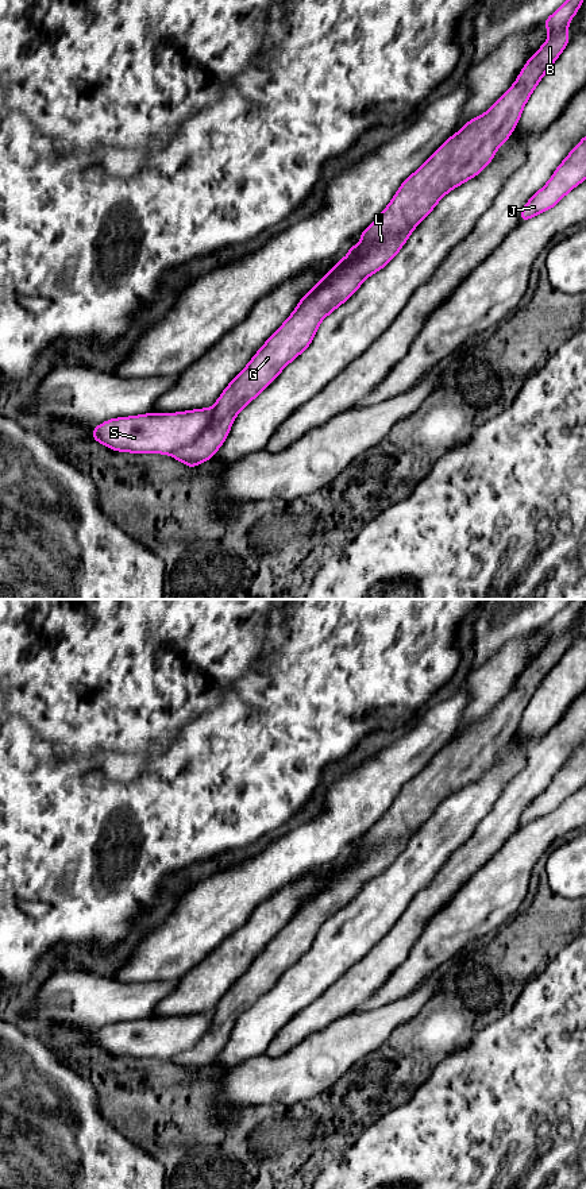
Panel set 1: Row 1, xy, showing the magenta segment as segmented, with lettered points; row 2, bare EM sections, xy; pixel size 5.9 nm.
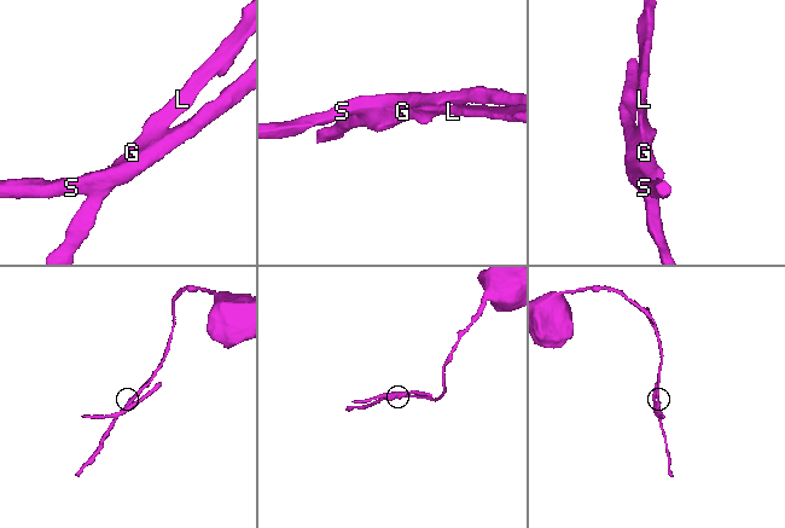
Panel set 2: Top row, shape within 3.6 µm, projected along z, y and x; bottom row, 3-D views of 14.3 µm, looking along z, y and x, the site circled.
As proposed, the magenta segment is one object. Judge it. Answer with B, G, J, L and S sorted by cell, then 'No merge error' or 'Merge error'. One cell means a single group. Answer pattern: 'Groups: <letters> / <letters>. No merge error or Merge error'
Groups: B G L / J S. Merge error

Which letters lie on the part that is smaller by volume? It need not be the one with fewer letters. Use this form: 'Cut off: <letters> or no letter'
Cut off: J, S

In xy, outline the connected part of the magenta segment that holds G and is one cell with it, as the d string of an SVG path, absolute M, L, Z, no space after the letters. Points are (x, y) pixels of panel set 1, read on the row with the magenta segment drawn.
M567 0L543 24L550 31L545 43L529 58L520 72L516 82L483 115L466 121L462 131L452 134L428 161L409 175L400 186L389 205L361 233L361 246L350 246L348 256L342 258L298 302L288 320L267 339L250 363L239 372L217 398L212 421L193 444L174 451L171 456L194 468L197 464L212 459L225 441L238 413L265 390L278 374L302 351L305 351L325 316L346 302L362 285L362 281L385 267L409 239L412 231L425 219L436 204L454 188L478 175L491 162L498 147L514 131L524 105L567 46L568 22L578 13L583 0Z

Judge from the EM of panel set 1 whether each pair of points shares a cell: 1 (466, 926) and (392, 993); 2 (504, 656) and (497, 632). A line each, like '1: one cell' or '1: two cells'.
1: one cell
2: two cells

